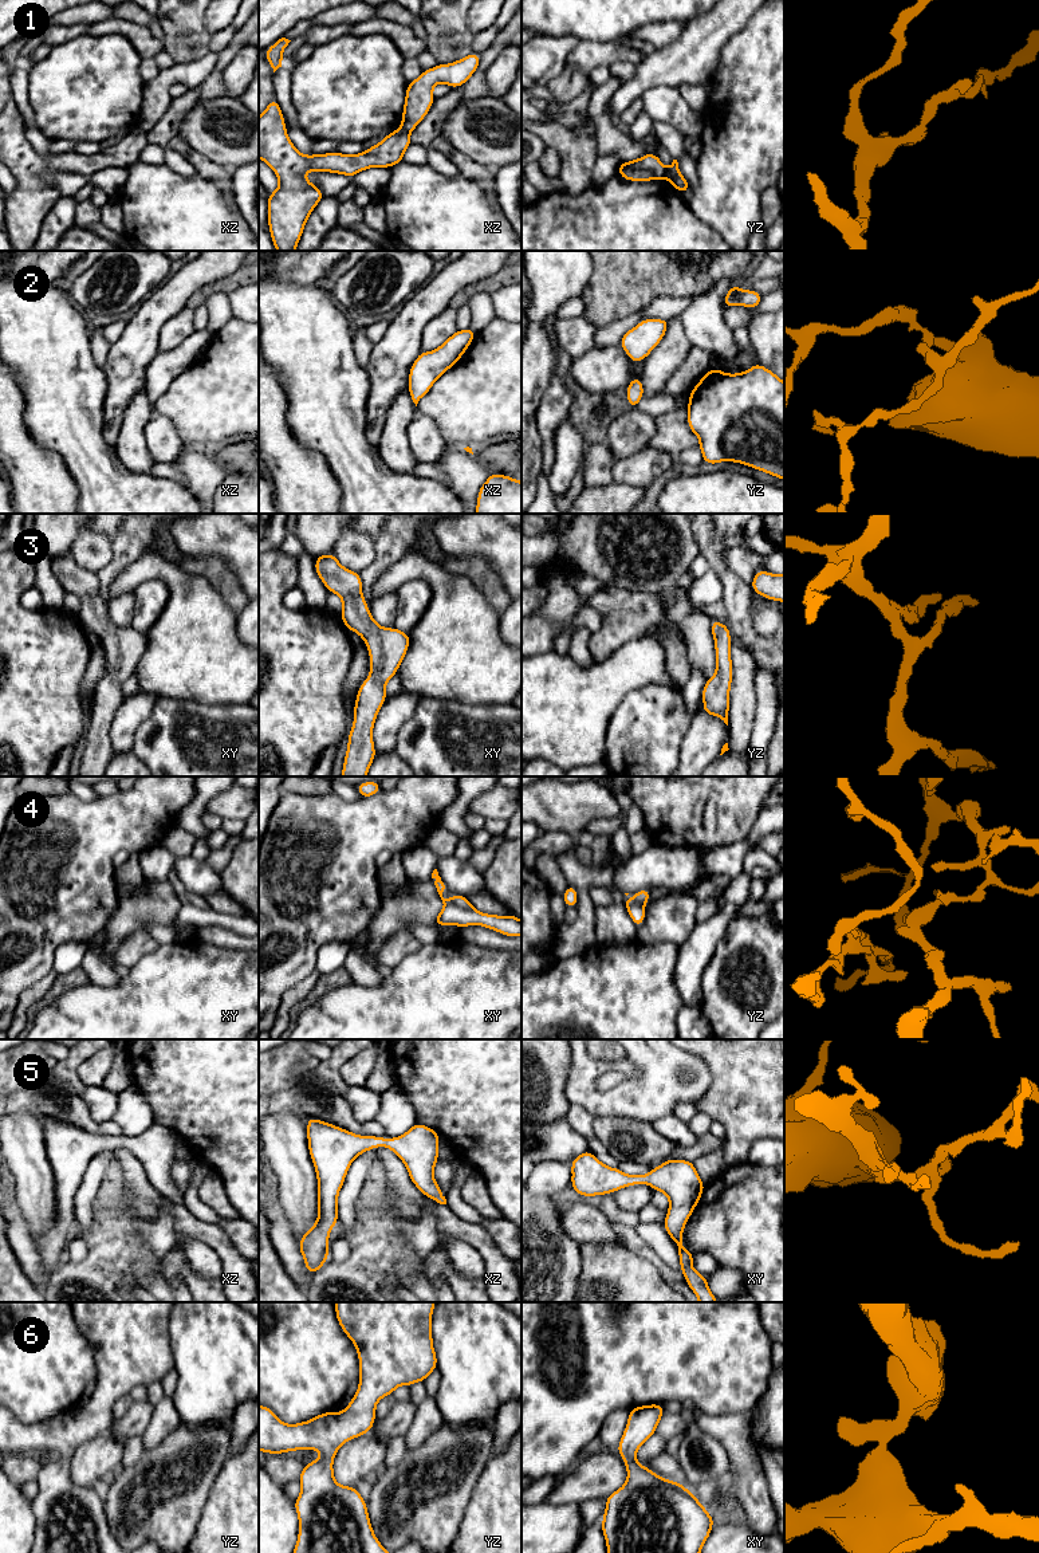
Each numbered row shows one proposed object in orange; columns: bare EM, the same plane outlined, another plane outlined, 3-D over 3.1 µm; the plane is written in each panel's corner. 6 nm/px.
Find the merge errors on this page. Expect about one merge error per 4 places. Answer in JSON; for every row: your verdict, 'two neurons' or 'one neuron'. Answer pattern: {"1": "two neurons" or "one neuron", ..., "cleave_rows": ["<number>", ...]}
{"1": "two neurons", "2": "one neuron", "3": "one neuron", "4": "one neuron", "5": "one neuron", "6": "one neuron", "cleave_rows": ["1"]}

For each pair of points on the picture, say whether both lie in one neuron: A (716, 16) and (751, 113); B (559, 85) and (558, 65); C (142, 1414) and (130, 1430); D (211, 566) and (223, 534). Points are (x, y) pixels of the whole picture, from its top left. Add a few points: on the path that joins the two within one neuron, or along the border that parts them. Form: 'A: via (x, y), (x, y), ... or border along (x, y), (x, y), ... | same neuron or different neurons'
A: border along (747, 20), (724, 46) | different neurons
B: border along (566, 66), (544, 83) | different neurons
C: via (138, 1418), (130, 1426) | same neuron
D: border along (185, 557), (217, 557), (237, 578) | different neurons

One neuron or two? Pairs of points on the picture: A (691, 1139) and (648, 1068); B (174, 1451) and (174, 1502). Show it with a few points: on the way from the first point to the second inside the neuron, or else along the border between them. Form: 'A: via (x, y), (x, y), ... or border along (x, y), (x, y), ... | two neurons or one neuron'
A: border along (673, 1112), (660, 1116), (650, 1123) | two neurons
B: via (174, 1463), (174, 1490) | one neuron

